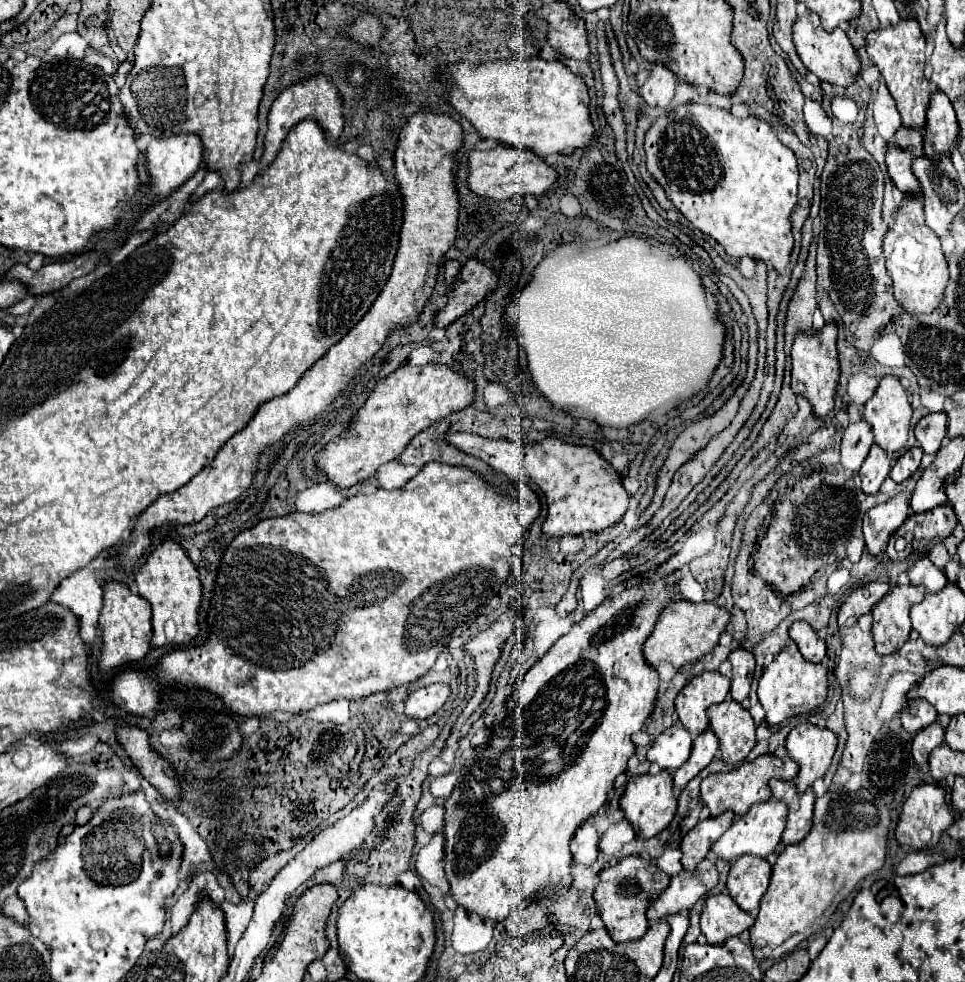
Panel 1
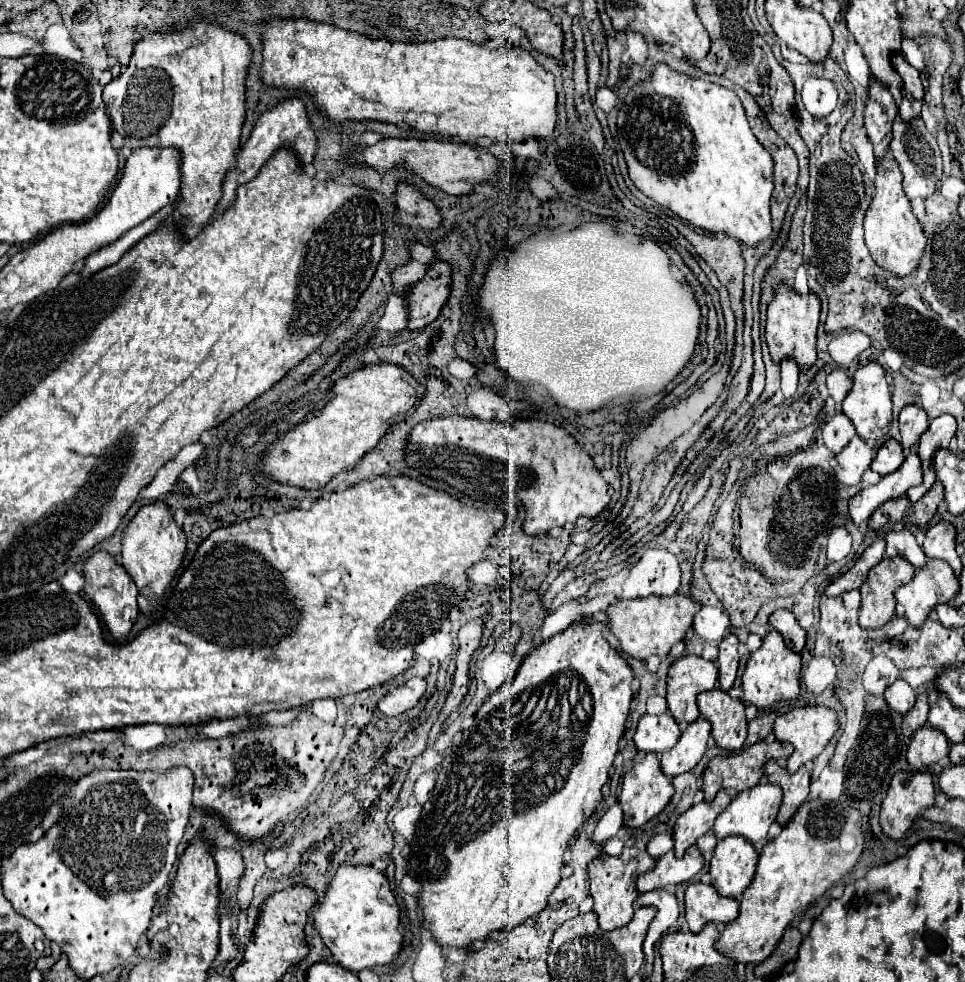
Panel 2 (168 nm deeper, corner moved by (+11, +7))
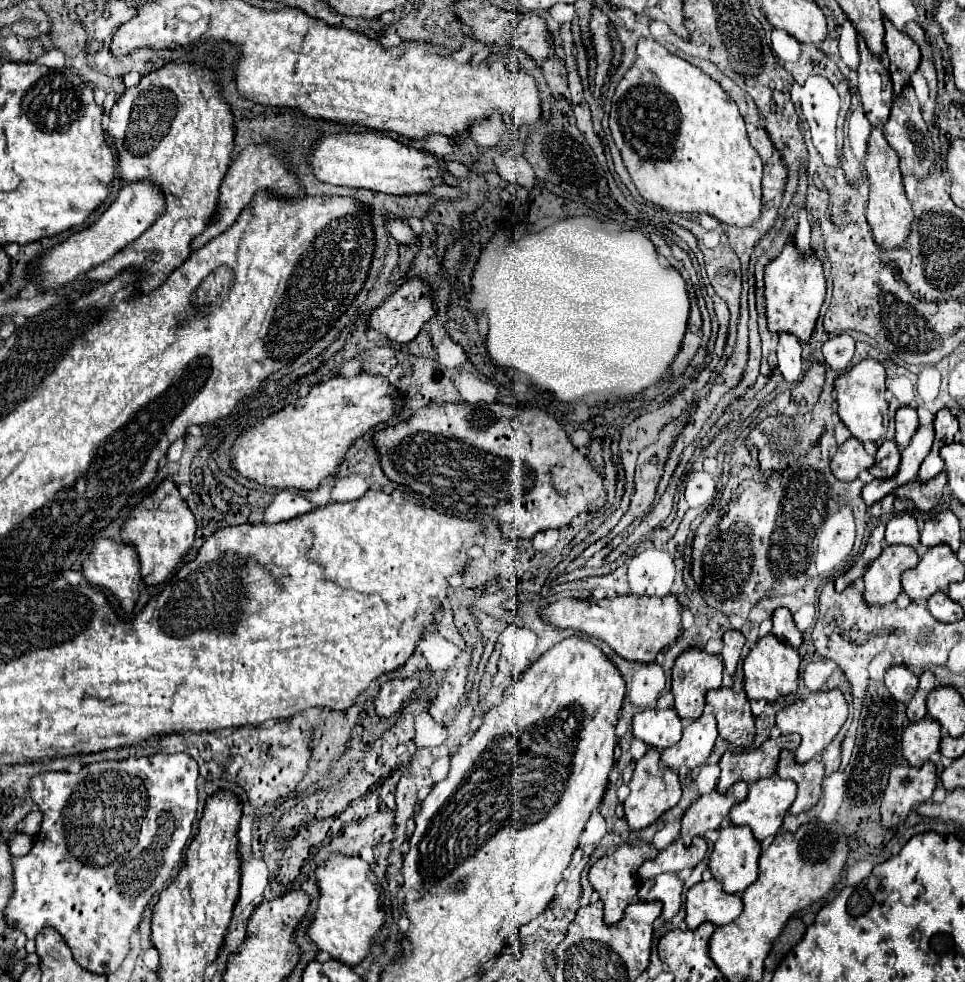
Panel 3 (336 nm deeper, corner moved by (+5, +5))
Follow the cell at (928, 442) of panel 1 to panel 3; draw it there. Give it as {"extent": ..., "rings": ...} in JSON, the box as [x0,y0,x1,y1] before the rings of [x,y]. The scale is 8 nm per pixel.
{"extent":[896,406,918,448],"rings":[[[904,406],[896,412],[896,444],[898,448],[906,448],[906,444],[910,444],[914,432],[918,430],[918,414],[914,408]]]}

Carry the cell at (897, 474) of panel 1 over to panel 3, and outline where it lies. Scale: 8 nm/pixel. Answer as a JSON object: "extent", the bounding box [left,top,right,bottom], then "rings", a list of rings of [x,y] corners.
{"extent":[870,440,900,478],"rings":[[[886,440],[878,448],[876,464],[870,468],[870,474],[874,474],[874,478],[890,478],[894,476],[894,472],[898,472],[898,464],[900,464],[900,450],[892,440]]]}

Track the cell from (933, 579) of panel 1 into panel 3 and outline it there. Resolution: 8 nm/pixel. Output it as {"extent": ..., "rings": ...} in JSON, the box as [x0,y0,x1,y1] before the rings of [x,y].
{"extent":[886,514,920,548],"rings":[[[900,514],[894,516],[886,524],[886,544],[904,544],[910,548],[920,546],[920,530],[916,526],[916,520],[910,514]]]}

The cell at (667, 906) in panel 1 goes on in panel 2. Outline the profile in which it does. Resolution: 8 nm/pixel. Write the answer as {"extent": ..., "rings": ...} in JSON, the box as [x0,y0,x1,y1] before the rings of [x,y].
{"extent":[636,846,704,892],"rings":[[[690,846],[682,858],[674,856],[674,850],[656,860],[652,870],[646,870],[636,880],[638,892],[648,892],[652,888],[670,888],[680,882],[692,880],[704,866],[704,858],[698,846]]]}

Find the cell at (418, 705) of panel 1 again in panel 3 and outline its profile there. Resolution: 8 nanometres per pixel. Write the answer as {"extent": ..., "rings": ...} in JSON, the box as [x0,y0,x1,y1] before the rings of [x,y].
{"extent":[374,678,420,718],"rings":[[[418,678],[406,680],[388,680],[380,686],[380,694],[374,700],[376,714],[382,718],[390,718],[404,708],[404,704],[412,698],[412,694],[420,688]]]}

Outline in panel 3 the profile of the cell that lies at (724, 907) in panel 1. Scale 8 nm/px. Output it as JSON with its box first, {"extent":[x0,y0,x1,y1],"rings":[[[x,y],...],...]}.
{"extent":[686,878,742,928],"rings":[[[714,878],[694,884],[686,894],[686,924],[698,928],[702,922],[724,926],[742,914],[742,900],[736,894],[726,894]]]}

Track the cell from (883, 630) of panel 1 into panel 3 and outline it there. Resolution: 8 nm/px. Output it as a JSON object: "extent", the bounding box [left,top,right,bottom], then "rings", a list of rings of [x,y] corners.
{"extent":[864,546,918,604],"rings":[[[888,546],[864,574],[864,600],[868,604],[890,604],[902,592],[900,576],[918,564],[918,554],[910,546]]]}

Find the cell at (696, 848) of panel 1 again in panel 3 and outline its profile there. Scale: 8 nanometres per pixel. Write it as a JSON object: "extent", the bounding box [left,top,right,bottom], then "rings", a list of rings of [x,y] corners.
{"extent":[682,782,748,844],"rings":[[[738,782],[730,786],[726,794],[718,794],[714,790],[706,796],[700,796],[698,802],[694,802],[682,818],[682,842],[690,844],[694,836],[704,836],[708,830],[718,830],[730,808],[746,798],[746,792],[748,784]]]}

